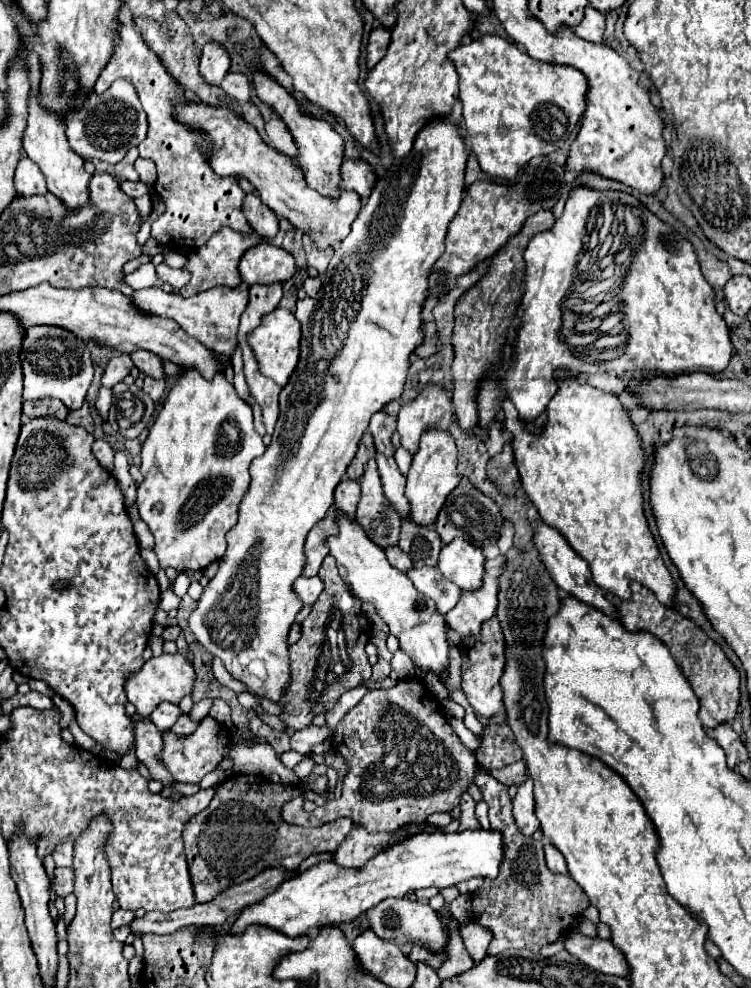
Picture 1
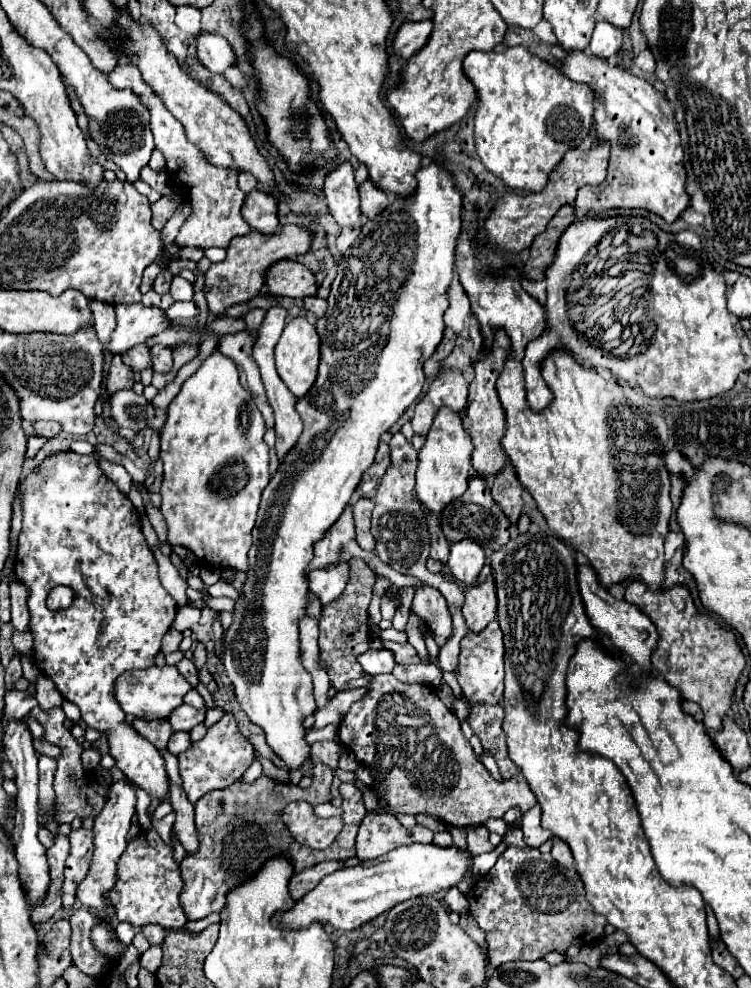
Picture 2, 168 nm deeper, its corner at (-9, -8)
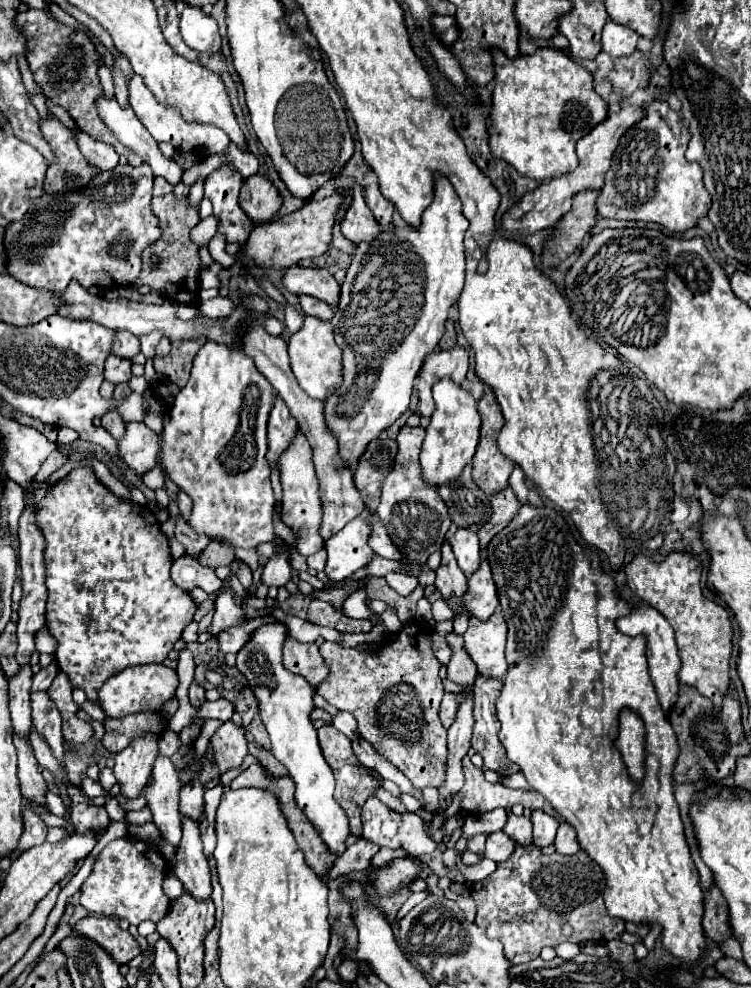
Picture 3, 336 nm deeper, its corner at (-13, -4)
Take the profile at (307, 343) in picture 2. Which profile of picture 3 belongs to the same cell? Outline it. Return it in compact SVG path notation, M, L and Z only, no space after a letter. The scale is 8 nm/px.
M305 317L301 331L291 335L289 339L289 359L291 359L291 369L297 377L297 383L313 399L325 401L341 385L341 379L343 379L341 349L335 343L333 325L329 321L321 321L317 317Z

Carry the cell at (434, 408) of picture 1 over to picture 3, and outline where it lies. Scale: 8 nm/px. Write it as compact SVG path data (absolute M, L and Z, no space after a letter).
M455 345L449 351L433 351L433 355L425 357L425 363L421 365L419 371L419 409L423 417L431 417L435 405L433 405L433 397L431 397L431 387L443 379L445 375L449 375L455 383L461 383L467 375L469 369L469 351L461 345Z

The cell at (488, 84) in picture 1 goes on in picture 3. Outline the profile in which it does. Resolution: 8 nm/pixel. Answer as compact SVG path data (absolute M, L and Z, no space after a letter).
M545 47L533 55L521 55L517 59L509 59L501 51L493 51L495 61L495 89L491 103L491 127L489 127L489 147L493 155L511 163L521 175L549 181L557 173L571 173L577 167L575 143L585 137L595 125L599 125L607 117L607 103L595 91L593 75L577 65L563 51Z

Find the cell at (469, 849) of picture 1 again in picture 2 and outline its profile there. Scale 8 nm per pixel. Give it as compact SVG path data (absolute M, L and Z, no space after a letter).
M413 843L407 847L397 847L387 855L381 855L371 861L363 861L355 867L339 869L321 879L321 883L301 897L293 909L277 911L271 923L277 929L305 929L313 923L331 925L333 929L353 931L371 919L387 913L397 903L433 895L457 887L467 875L467 861L473 859L469 849L457 849L455 845L439 847L435 843Z

